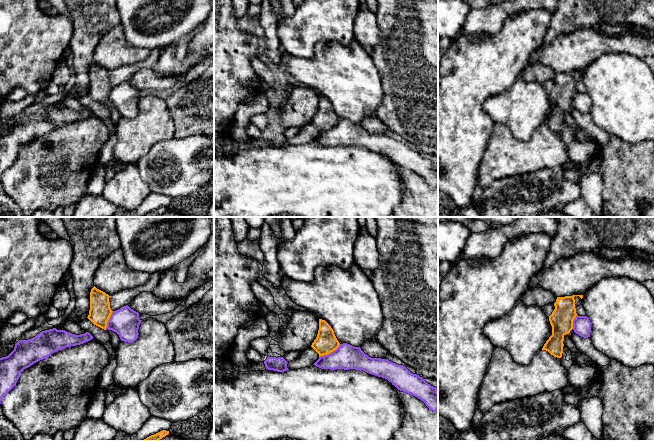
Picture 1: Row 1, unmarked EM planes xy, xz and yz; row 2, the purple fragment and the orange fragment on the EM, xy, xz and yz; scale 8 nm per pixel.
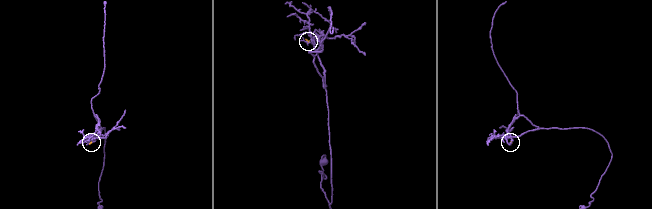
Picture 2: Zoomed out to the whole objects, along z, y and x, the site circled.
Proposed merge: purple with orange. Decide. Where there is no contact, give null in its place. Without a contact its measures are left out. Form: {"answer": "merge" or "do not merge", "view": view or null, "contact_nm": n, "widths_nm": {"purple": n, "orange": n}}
{"answer": "do not merge", "view": "xz", "contact_nm": 200, "widths_nm": {"purple": 200, "orange": 180}}

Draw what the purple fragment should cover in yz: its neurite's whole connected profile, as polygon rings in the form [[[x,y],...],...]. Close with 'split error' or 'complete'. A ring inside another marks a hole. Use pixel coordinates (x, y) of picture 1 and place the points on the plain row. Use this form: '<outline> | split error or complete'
[[[576,92],[573,96],[573,106],[583,114],[590,113],[591,98],[587,92]]] | complete

